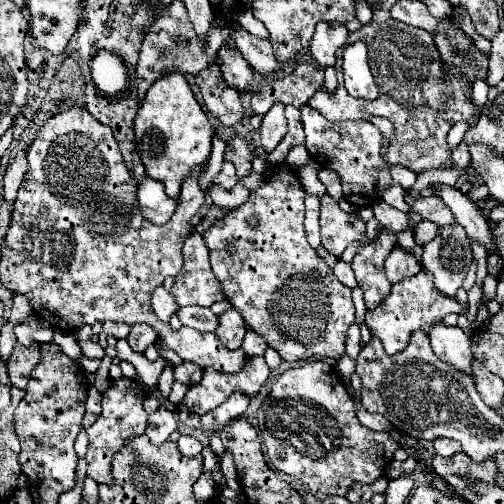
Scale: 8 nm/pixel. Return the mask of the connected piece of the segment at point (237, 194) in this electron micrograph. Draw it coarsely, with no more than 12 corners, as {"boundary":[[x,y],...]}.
{"boundary":[[236,184],[230,190],[208,188],[214,206],[238,208],[250,192]]}

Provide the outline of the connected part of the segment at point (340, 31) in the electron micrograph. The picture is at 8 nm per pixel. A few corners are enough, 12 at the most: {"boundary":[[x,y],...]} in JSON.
{"boundary":[[322,22],[310,42],[320,66],[336,64],[348,28],[342,22]]}

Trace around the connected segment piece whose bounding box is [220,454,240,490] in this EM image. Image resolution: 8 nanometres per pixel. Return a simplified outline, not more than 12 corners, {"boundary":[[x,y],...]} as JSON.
{"boundary":[[230,454],[220,460],[230,488],[238,490],[240,482]]}

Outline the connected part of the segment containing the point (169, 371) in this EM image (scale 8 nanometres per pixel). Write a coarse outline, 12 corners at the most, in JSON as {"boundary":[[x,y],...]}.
{"boundary":[[165,366],[158,382],[162,398],[168,398],[174,380],[173,366]]}

